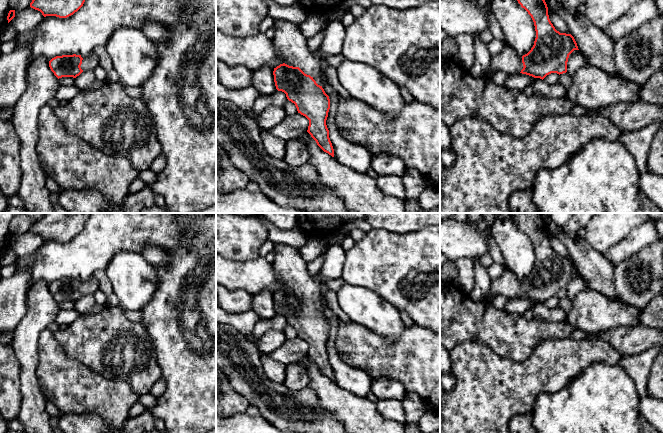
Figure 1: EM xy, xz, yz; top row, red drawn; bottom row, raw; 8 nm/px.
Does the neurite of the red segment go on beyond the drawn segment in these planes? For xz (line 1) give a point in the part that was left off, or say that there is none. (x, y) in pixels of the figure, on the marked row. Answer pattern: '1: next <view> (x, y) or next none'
1: next xz (291, 45)

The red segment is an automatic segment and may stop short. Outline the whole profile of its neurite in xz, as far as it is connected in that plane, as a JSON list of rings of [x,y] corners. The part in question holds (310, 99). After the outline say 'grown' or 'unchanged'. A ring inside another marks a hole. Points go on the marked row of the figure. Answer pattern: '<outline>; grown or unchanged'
[[[275,19],[272,39],[283,63],[274,68],[276,89],[286,94],[298,113],[309,120],[307,132],[317,145],[334,157],[326,125],[330,99],[322,88],[321,58],[312,53],[299,25]]]; grown

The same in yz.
[[[545,0],[517,1],[534,22],[534,45],[523,56],[519,56],[514,49],[505,45],[498,55],[491,56],[484,78],[489,78],[496,71],[506,74],[522,73],[542,80],[551,73],[566,73],[569,55],[574,50],[579,50],[574,37],[555,29],[549,19]]]; grown

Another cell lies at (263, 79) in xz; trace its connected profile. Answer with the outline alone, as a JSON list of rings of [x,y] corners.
[[[264,66],[253,71],[252,87],[261,95],[271,95],[277,89],[273,75],[274,68]]]

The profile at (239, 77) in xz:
[[[216,61],[218,82],[228,89],[244,89],[252,85],[253,72],[244,66],[231,67]]]

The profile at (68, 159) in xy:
[[[47,104],[39,111],[38,123],[36,150],[41,168],[63,190],[96,189],[112,203],[120,203],[125,199],[130,184],[139,175],[139,171],[126,157],[104,154],[79,136],[68,133],[54,109]]]

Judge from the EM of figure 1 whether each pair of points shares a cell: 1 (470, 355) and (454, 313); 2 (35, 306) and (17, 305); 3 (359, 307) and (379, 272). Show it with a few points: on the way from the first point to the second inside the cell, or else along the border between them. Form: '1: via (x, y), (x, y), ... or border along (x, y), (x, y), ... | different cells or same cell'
1: border along (488, 347), (478, 343), (462, 342), (450, 352) | different cells
2: border along (31, 285), (27, 293), (26, 313), (16, 327) | different cells
3: border along (346, 282), (369, 288), (388, 302) | different cells

